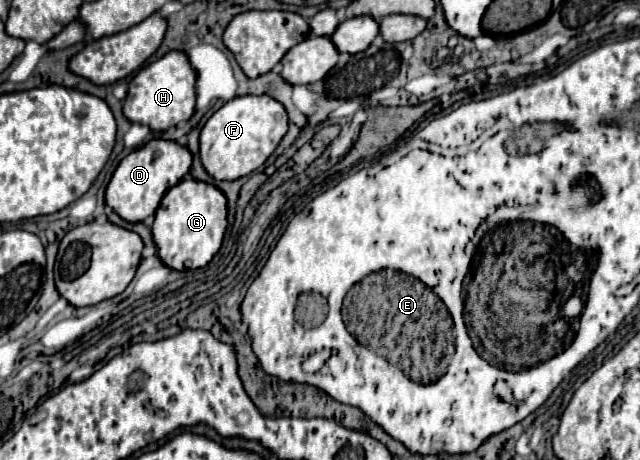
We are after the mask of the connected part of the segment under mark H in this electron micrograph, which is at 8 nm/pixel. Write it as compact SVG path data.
M171 50L157 62L143 66L129 82L127 98L123 100L123 114L137 124L147 124L153 132L165 132L179 122L189 120L195 114L195 82L197 72L189 64L189 58L181 50Z

